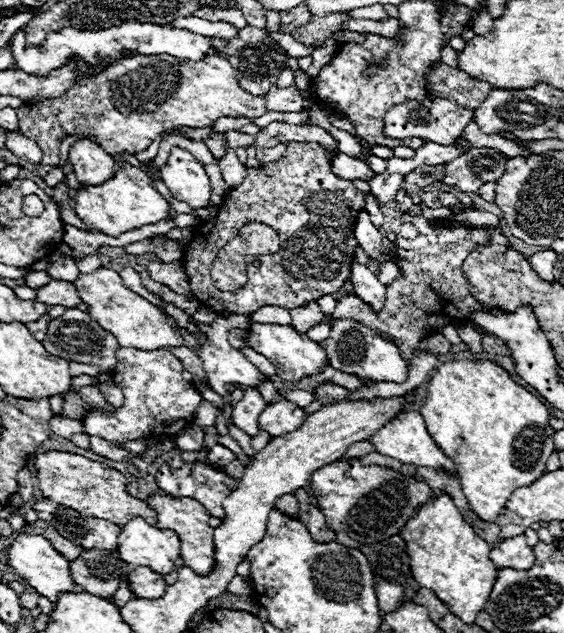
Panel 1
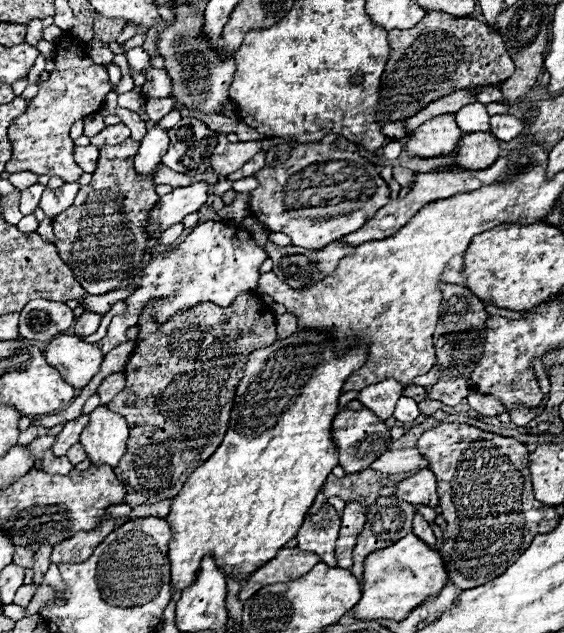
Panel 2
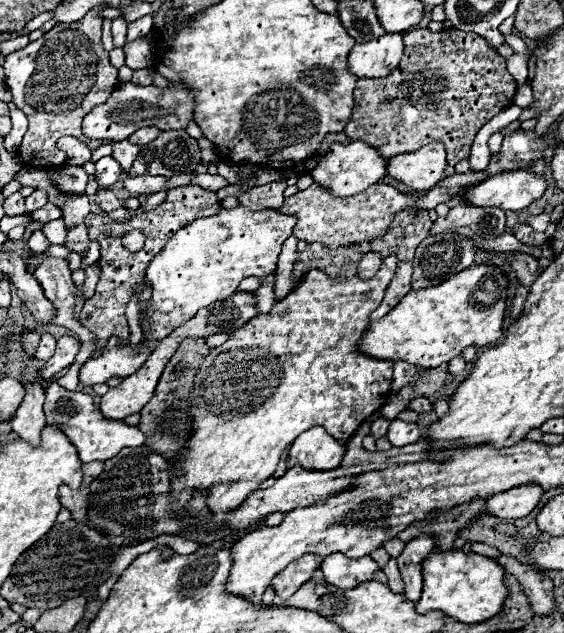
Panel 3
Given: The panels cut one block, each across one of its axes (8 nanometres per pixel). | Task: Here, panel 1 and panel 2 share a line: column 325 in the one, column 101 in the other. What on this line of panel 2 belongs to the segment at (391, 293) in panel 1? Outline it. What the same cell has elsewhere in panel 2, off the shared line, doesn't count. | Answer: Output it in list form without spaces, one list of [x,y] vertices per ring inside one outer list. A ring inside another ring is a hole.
[[[84,312],[76,322],[74,322],[74,330],[78,336],[90,336],[98,330],[102,316],[94,314],[94,312]]]

